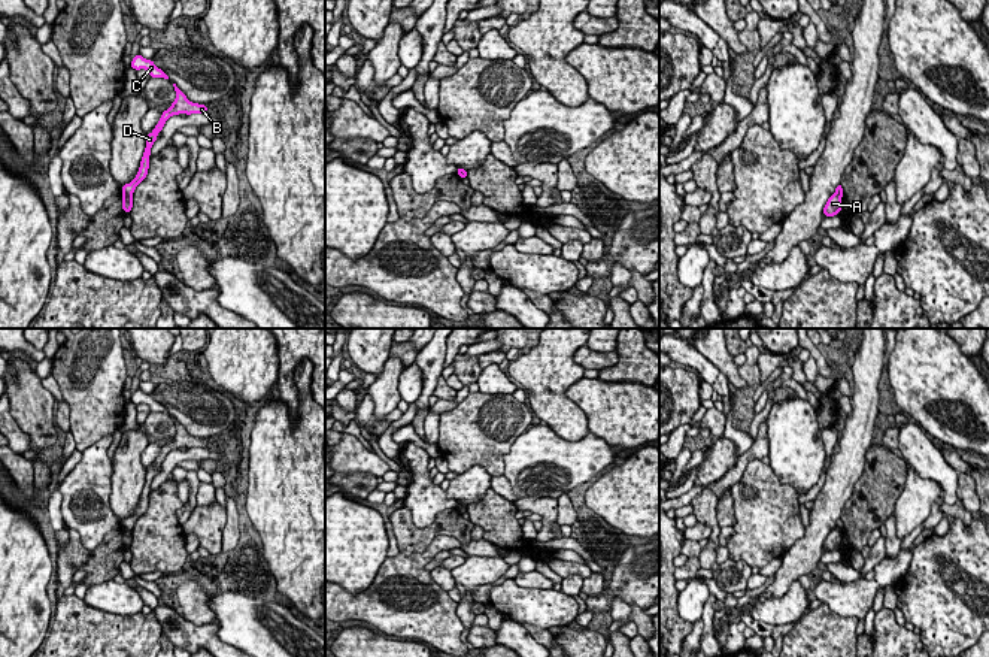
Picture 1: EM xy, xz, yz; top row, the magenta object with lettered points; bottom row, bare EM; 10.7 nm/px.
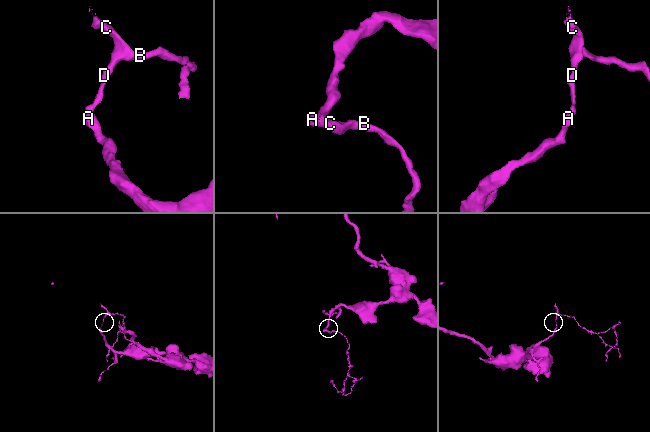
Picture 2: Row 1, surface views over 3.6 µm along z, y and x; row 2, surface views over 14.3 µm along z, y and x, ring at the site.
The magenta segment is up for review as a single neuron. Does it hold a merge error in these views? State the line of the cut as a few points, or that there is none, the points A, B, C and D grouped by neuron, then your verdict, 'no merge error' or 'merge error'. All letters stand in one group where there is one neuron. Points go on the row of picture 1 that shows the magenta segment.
xy (124, 193), (130, 197) | A / B C D | merge error

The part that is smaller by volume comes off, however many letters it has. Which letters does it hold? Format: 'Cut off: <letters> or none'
Cut off: B, C, D

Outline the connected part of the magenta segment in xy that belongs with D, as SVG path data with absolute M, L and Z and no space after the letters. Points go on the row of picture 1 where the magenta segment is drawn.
M173 84L175 91L176 91L176 100L172 103L172 108L164 110L161 113L161 118L158 121L158 124L155 125L154 131L148 134L146 137L146 148L140 161L140 167L139 167L139 173L136 175L134 181L130 184L125 184L121 187L121 191L125 196L133 196L136 187L146 178L148 175L148 169L149 169L149 155L151 155L151 148L154 145L154 142L158 139L157 134L163 130L166 121L173 116L173 115L179 115L179 113L206 113L207 112L207 106L206 105L198 105L198 103L192 103L186 99L186 96L182 93L182 90L179 90L176 87L176 84Z

